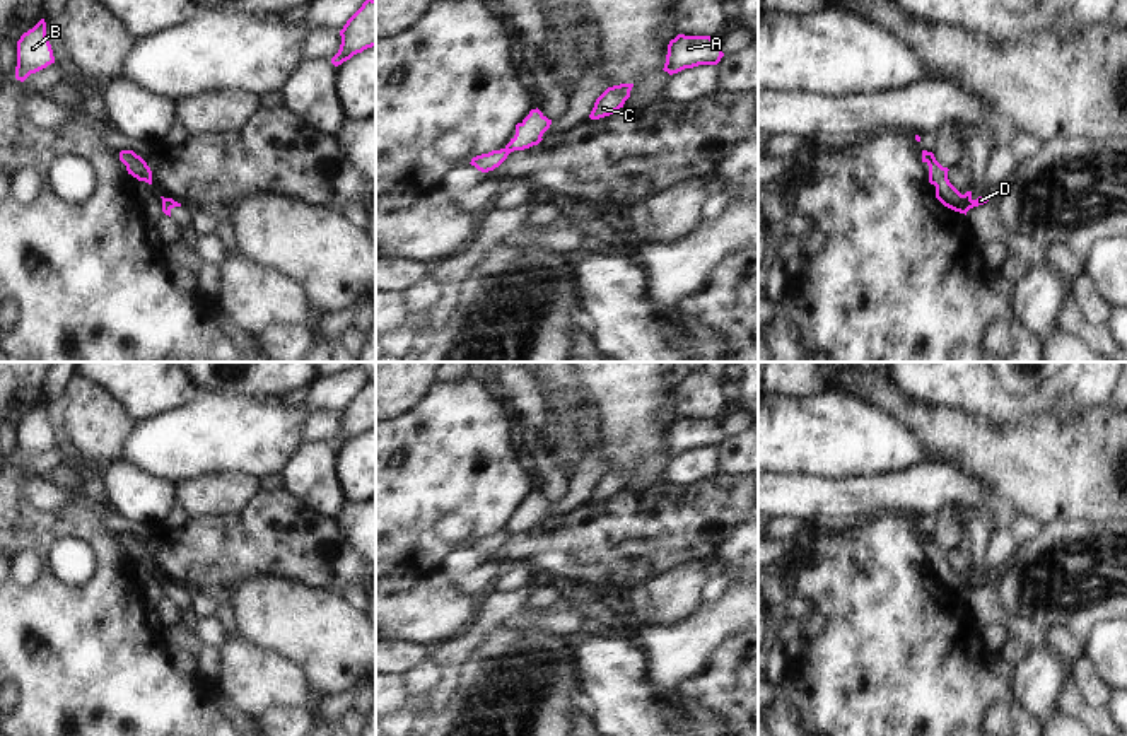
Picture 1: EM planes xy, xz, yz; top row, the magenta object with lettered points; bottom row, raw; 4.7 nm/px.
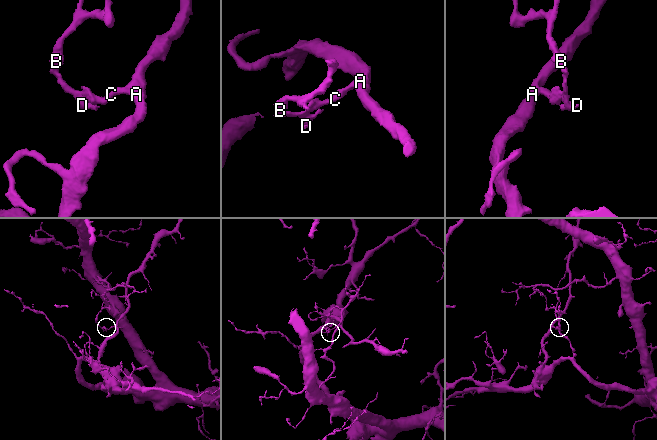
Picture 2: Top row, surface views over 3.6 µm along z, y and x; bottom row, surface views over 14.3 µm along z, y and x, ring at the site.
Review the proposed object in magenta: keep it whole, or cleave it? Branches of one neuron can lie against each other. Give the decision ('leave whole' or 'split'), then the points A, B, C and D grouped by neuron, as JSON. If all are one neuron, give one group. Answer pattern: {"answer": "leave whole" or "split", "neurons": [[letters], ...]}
{"answer": "split", "neurons": [["A", "C"], ["B", "D"]]}

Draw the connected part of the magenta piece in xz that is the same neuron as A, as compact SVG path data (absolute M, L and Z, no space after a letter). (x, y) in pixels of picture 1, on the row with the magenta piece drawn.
M678 34L668 44L664 72L669 75L698 65L717 65L724 56L721 39Z

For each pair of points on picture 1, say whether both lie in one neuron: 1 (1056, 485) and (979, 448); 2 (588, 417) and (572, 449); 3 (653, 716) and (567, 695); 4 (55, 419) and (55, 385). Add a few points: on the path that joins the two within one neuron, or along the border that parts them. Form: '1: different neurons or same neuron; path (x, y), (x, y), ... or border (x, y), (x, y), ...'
1: same neuron; path (1037, 467), (998, 456)
2: same neuron; path (579, 426), (572, 441)
3: different neurons; border (571, 660), (576, 668), (576, 689), (581, 702)
4: same neuron; path (55, 410), (55, 393)

